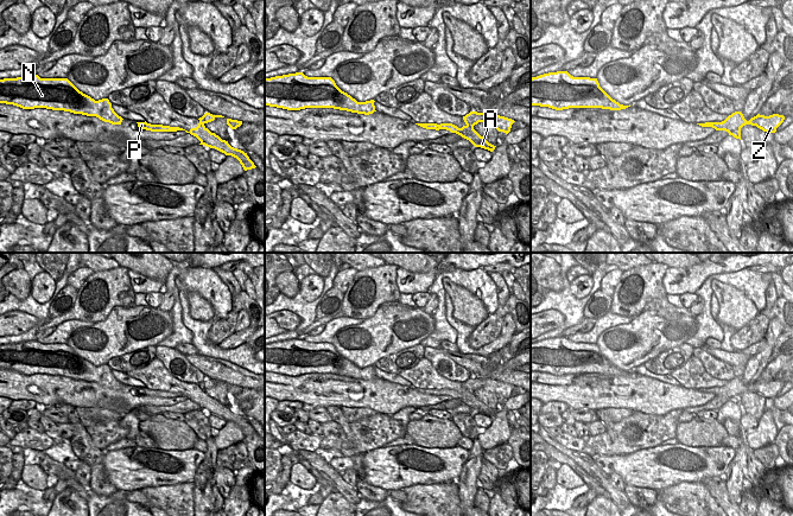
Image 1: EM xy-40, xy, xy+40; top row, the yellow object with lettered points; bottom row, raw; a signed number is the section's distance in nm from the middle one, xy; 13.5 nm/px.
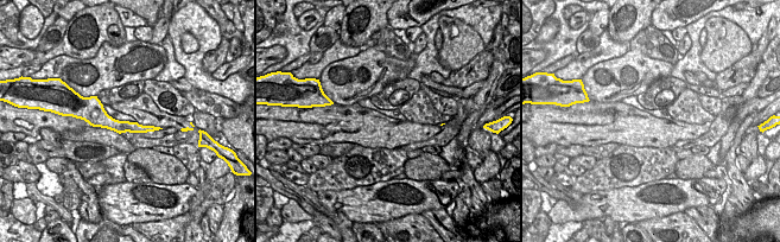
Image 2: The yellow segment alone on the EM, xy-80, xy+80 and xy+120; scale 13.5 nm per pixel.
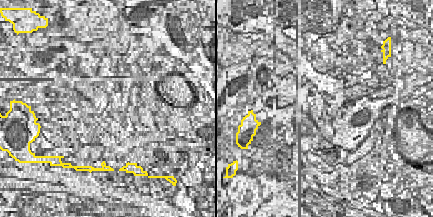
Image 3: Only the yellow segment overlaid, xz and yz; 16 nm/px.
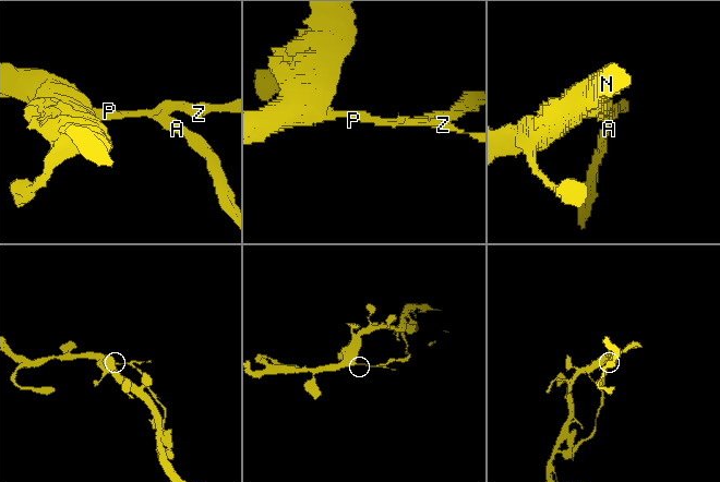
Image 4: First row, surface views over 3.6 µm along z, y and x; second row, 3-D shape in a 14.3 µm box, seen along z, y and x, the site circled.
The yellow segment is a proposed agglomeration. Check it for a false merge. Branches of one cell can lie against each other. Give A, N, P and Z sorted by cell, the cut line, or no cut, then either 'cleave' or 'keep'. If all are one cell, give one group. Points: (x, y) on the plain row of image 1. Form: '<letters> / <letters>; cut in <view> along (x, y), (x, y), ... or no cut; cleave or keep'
A / N P Z; cut in xy along (467, 390), (473, 394); cleave

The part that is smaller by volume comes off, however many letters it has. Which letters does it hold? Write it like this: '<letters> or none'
A

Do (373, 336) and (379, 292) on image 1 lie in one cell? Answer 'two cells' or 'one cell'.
two cells

